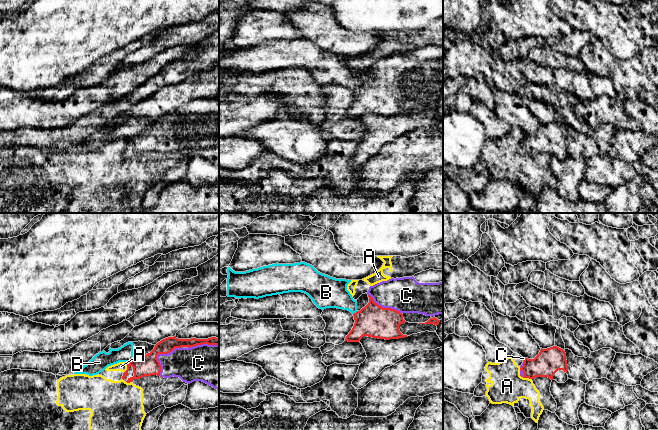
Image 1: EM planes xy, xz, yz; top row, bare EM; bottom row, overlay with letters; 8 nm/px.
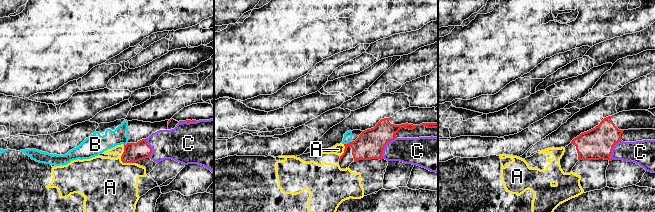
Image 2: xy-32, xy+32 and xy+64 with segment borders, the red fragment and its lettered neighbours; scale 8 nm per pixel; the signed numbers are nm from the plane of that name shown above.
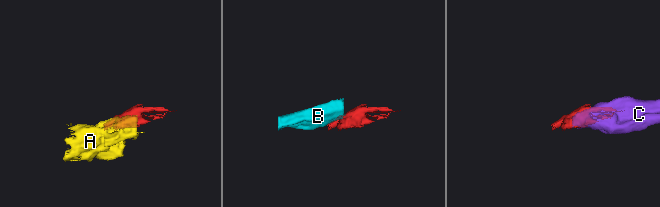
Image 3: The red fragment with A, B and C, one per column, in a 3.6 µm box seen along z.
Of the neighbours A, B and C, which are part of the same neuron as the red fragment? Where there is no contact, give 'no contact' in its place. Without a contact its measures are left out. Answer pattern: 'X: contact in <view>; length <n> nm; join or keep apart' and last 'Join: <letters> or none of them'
A: contact in yz; length 110 nm; keep apart
B: contact in xy; length 50 nm; keep apart
C: contact in xy; length 300 nm; join
Join: C

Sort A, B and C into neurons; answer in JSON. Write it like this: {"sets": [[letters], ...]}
{"sets": [["A"], ["B"], ["C"]]}

